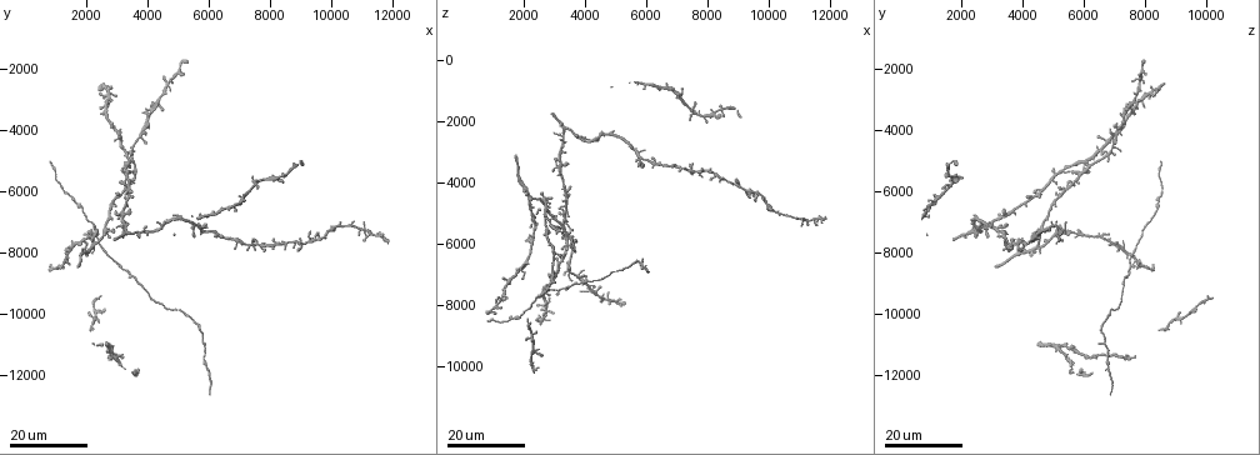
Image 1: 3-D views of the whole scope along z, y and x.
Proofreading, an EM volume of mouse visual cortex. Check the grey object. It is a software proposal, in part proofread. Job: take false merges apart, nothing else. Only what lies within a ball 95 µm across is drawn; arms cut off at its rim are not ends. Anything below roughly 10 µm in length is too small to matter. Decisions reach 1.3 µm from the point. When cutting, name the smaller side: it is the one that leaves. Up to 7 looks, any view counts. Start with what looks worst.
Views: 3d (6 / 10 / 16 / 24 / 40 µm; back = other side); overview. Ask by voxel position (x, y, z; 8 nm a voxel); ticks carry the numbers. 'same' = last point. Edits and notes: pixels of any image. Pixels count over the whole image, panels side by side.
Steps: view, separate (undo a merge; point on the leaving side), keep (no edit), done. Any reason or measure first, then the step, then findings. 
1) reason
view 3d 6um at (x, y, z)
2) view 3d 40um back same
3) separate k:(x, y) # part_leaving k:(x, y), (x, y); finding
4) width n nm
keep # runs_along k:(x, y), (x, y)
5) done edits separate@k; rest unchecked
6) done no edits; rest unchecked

thick turns thin
view 3d 16um at (10300, 7100, 5000)

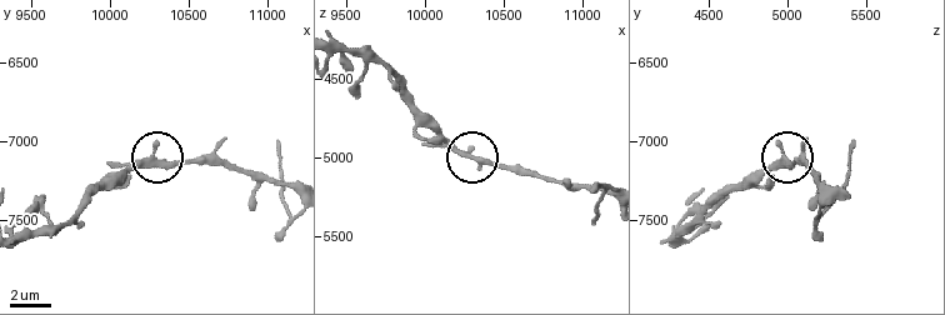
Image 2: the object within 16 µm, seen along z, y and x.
view 3d 10um at (10240, 7120, 4980)

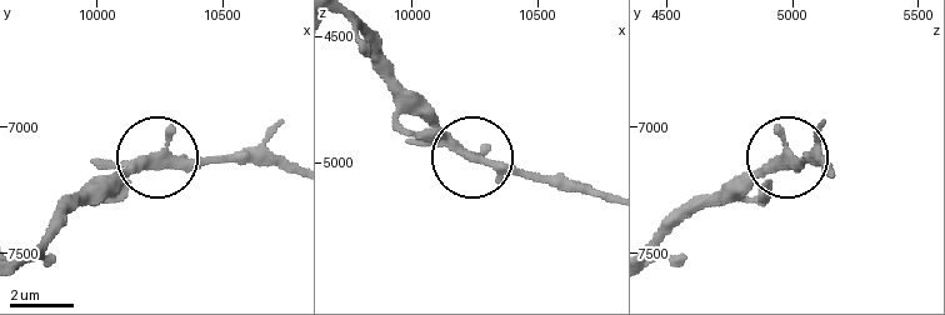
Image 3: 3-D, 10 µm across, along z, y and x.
keep # runs_along 3:(651, 241), (789, 158), (805, 158); one neuron here

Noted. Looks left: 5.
side arm on a straight run
view 3d 24um at (1800, 7500, 6800)

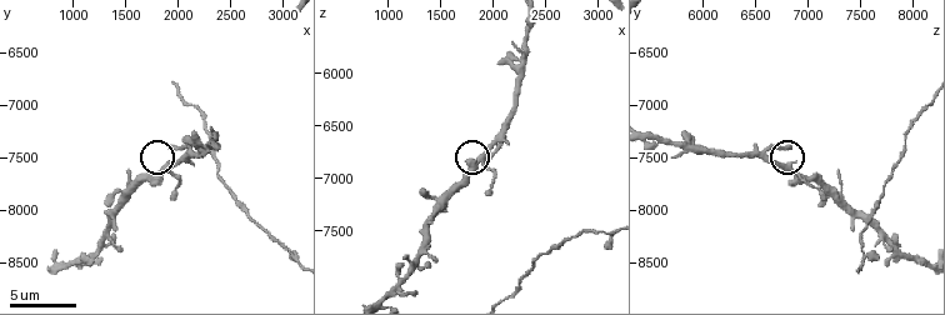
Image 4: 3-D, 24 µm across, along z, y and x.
view 3d 6um at (1880, 7600, 6820)

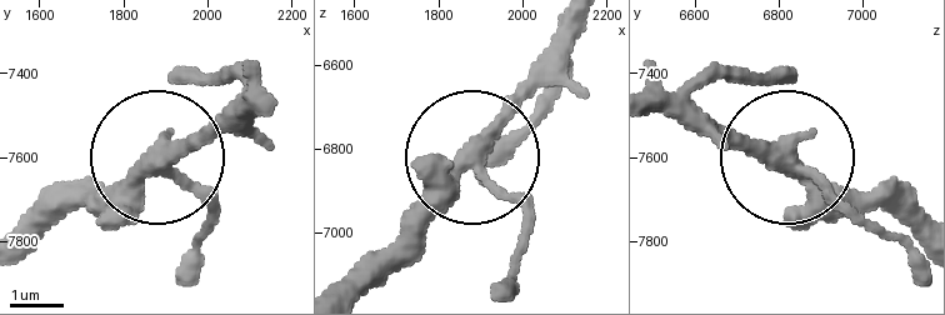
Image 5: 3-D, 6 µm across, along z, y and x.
arms 3
keep # runs_along 5:(663, 105), (703, 109), (900, 221); one neuron here

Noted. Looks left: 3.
small branch off a trunk
view 3d 24um at (8100, 5500, 1700)

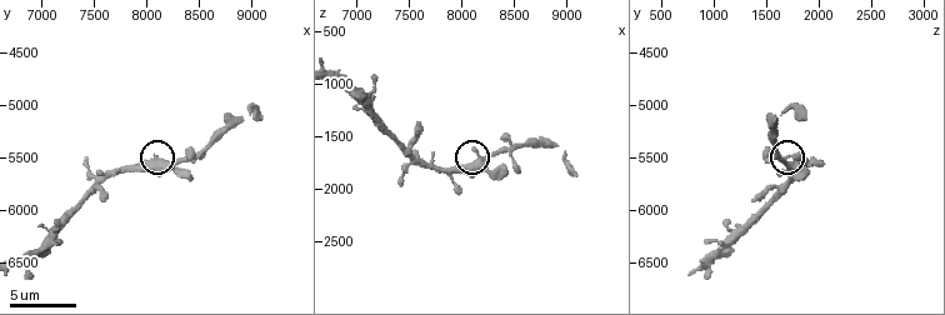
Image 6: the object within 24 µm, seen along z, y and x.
view 3d 6um at (8200, 5600, 1800)

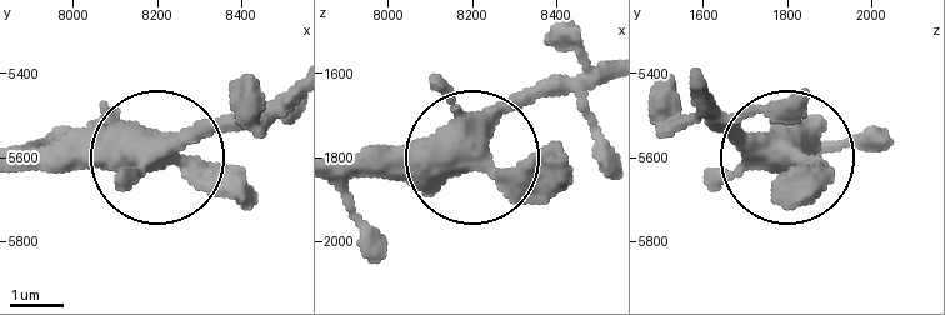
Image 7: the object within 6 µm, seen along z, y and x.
keep # runs_along 7:(340, 165), (461, 161), (564, 76); continuous, no second neuron

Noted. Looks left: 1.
done no edits; rest unchecked

